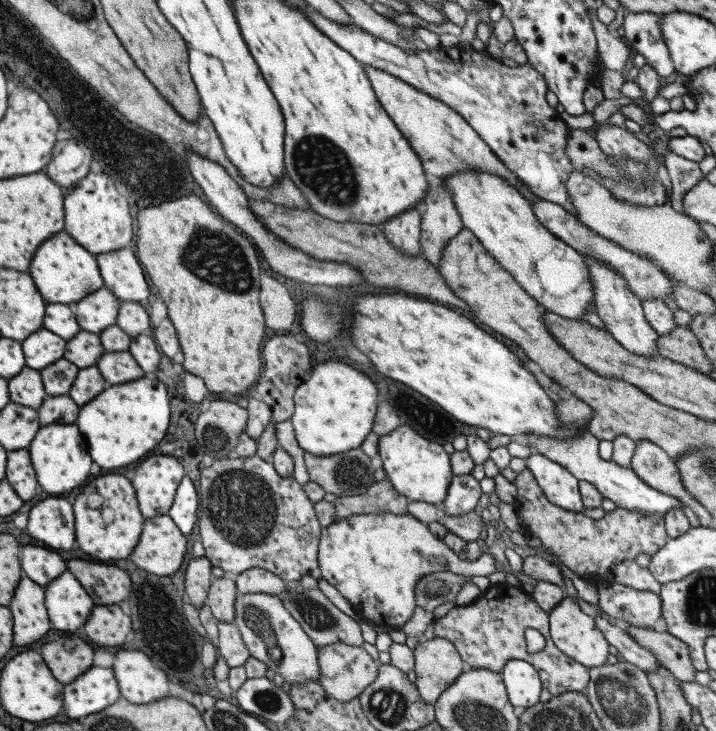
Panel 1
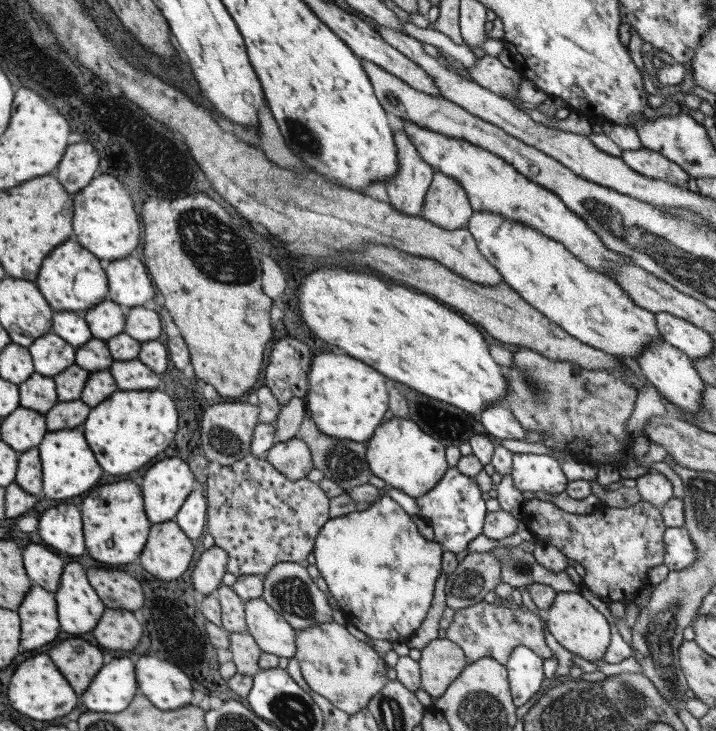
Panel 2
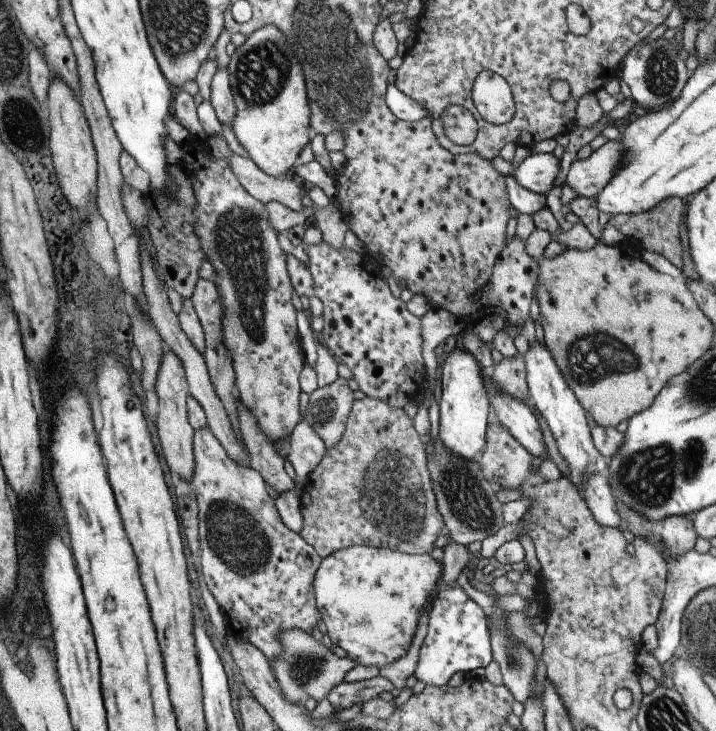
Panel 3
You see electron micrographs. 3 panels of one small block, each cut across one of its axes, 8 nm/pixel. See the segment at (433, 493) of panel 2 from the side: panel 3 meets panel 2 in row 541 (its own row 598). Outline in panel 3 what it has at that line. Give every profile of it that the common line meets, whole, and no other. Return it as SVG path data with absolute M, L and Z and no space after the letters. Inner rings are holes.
M465 585L439 590L429 612L426 638L420 648L420 658L415 668L417 680L426 686L444 686L458 672L470 672L492 662L491 636L486 612L475 601L470 588Z

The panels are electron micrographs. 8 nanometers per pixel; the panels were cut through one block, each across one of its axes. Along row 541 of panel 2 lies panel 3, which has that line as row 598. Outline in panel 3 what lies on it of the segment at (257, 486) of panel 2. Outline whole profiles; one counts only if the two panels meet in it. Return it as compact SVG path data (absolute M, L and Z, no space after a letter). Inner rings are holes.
M208 426L195 431L193 452L196 468L190 484L198 501L199 564L202 566L206 586L226 620L227 632L244 642L252 642L272 662L284 650L280 644L282 630L300 628L302 632L312 634L321 619L314 592L314 578L321 563L320 555L307 540L282 522L275 500L266 492L262 475L252 467L244 468L228 458Z

